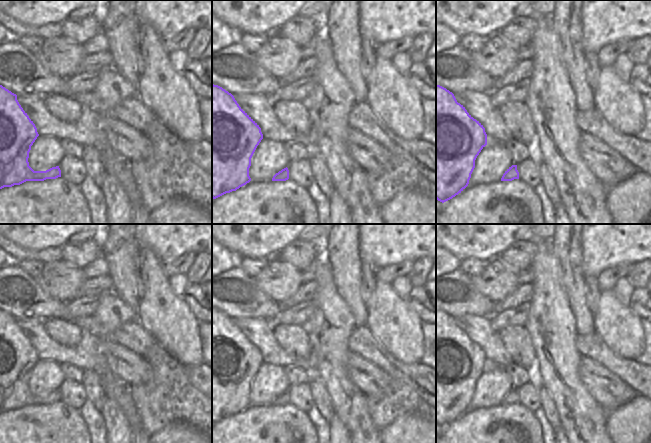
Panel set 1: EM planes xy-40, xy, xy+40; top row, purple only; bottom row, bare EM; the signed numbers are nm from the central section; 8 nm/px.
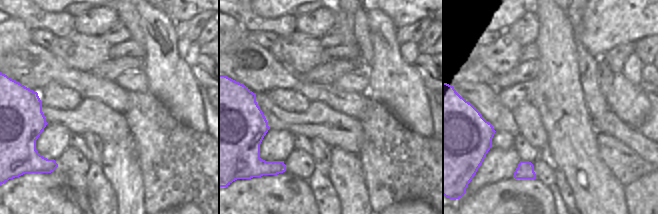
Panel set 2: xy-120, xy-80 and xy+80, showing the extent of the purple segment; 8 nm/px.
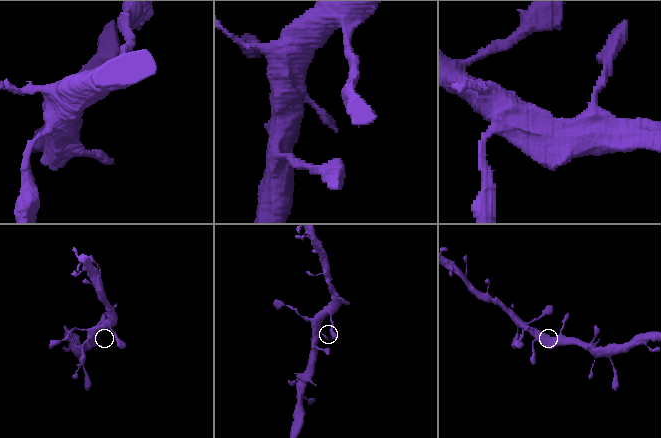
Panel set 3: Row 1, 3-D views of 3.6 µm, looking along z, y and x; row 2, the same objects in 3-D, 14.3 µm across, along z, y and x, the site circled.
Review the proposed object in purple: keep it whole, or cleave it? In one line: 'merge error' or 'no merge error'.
no merge error

